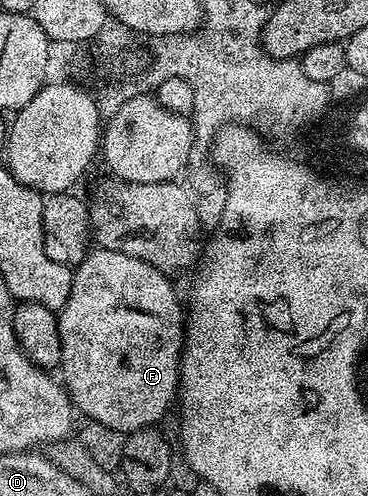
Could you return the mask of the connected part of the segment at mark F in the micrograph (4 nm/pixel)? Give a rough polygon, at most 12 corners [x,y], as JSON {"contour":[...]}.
{"contour":[[95,247],[57,309],[70,403],[113,432],[178,395],[171,277]]}

